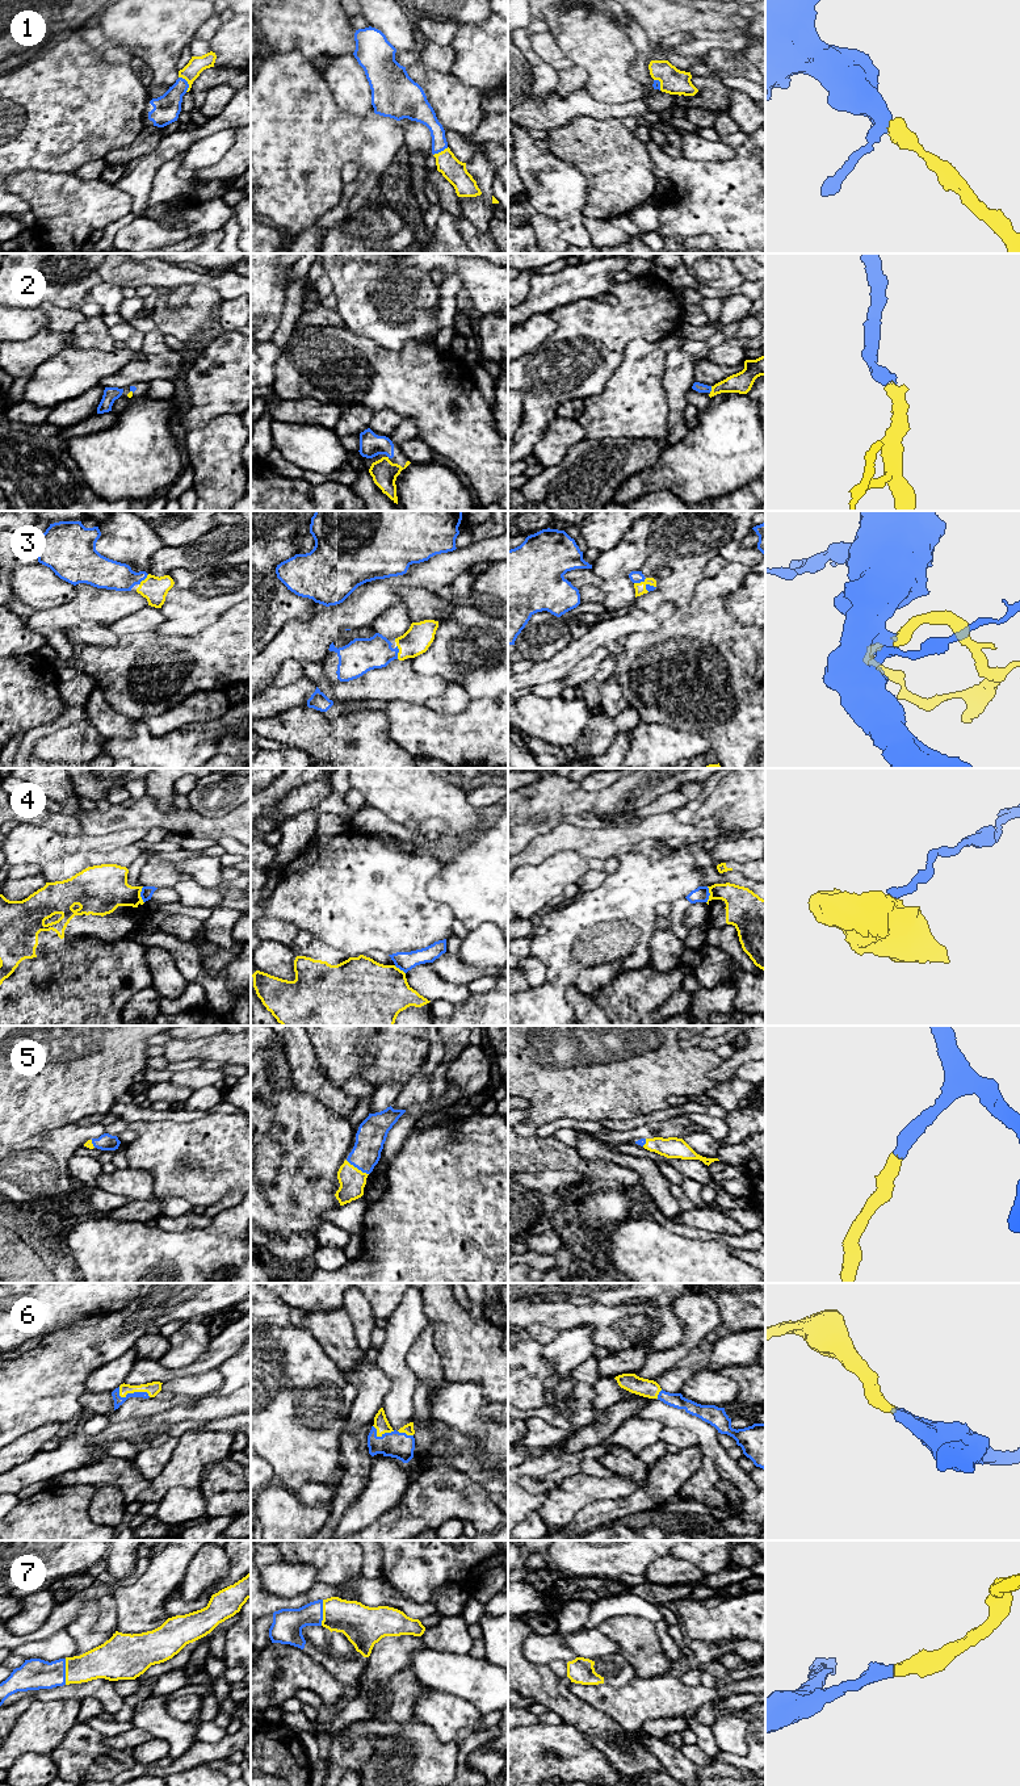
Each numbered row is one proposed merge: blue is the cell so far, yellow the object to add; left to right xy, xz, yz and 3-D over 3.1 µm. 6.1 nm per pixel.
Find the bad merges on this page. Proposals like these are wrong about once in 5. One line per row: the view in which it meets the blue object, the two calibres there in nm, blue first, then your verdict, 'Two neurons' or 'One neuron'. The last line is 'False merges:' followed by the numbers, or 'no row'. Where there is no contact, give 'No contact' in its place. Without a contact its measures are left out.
1: Touches blue in xy. Thickness 160 nm (blue) against 100 nm. One neuron
2: Touches blue in yz. Thickness 60 nm (blue) against 130 nm. One neuron
3: Touches blue in xz. Thickness 220 nm (blue) against 170 nm. One neuron
4: Touches blue in xy. Thickness 70 nm (blue) against 300 nm. Two neurons
5: Touches blue in xz. Thickness 180 nm (blue) against 160 nm. One neuron
6: Touches blue in xy. Thickness 60 nm (blue) against 80 nm. One neuron
7: Touches blue in xy. Thickness 190 nm (blue) against 200 nm. One neuron
False merges: 4

